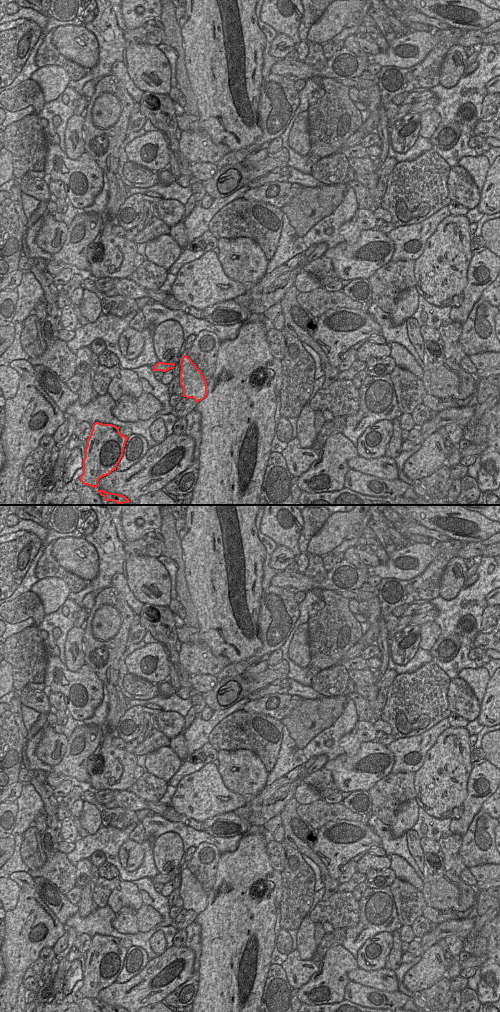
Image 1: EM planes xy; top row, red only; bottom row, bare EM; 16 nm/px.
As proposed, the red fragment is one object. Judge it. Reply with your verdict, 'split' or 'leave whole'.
leave whole

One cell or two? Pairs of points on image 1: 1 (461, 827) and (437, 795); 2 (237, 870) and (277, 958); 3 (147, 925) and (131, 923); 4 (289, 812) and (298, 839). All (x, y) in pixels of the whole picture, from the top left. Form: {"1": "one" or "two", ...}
{"1": "two", "2": "two", "3": "two", "4": "one"}

